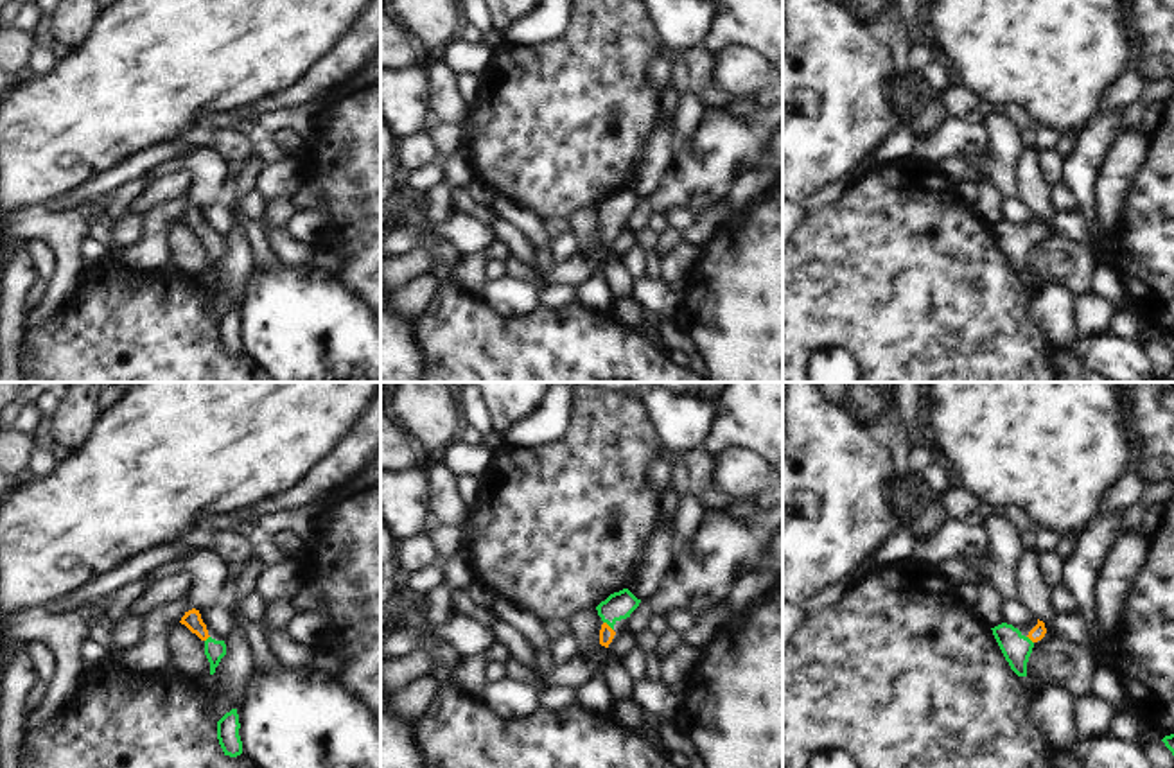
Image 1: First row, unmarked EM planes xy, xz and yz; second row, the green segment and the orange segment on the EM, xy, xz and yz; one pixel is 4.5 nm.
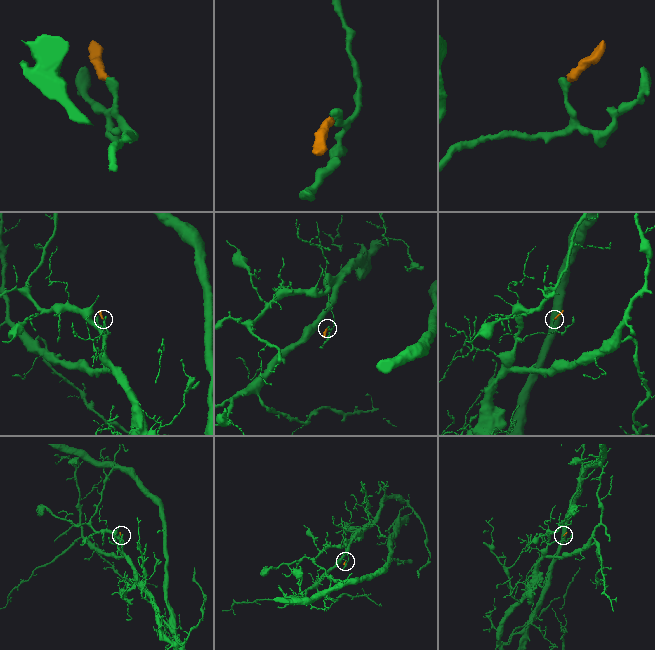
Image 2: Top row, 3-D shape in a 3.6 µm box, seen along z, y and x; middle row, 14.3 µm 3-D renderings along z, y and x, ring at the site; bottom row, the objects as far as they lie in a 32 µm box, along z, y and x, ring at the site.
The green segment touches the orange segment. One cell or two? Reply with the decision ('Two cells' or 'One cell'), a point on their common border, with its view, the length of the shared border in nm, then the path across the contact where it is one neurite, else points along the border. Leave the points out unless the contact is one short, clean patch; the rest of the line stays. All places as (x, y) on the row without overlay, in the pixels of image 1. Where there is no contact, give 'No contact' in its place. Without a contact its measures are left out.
One cell. Touches green at xz (609, 223). Shared border 60 nm. Path across: xz (620, 203), (609, 214), (609, 223), (607, 232).

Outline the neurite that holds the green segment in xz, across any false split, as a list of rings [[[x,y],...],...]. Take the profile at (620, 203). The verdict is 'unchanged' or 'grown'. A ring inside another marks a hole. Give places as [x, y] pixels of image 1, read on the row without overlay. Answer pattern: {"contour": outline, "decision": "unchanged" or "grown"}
{"contour": [[[628,187],[610,192],[605,199],[601,199],[596,208],[601,215],[603,223],[600,228],[600,242],[609,246],[616,230],[614,223],[621,217],[630,215],[630,212],[639,205],[641,197],[637,197]]], "decision": "grown"}

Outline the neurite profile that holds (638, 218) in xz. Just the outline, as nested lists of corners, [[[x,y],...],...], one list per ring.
[[[641,197],[639,205],[626,215],[628,230],[637,230],[646,226],[648,217],[652,215],[653,208],[648,197]]]

